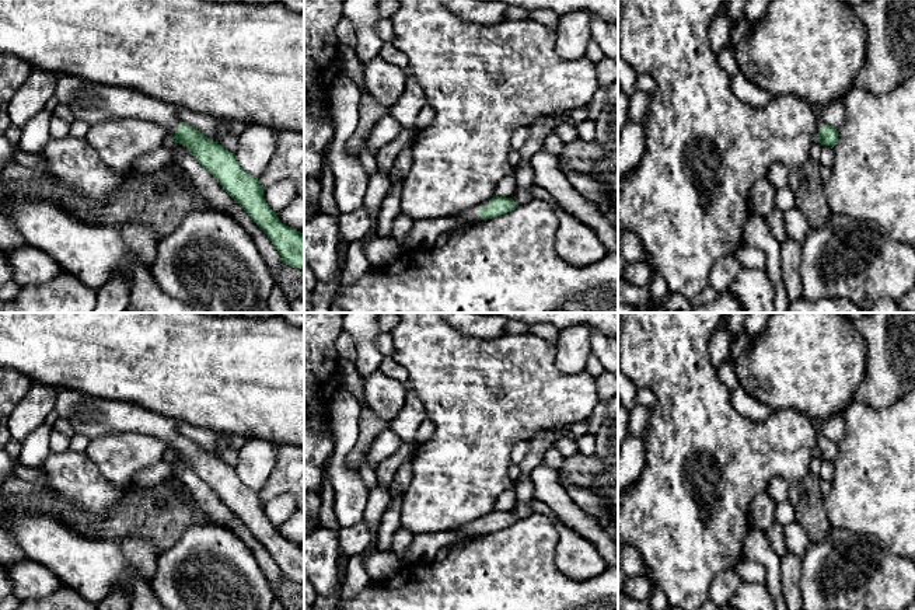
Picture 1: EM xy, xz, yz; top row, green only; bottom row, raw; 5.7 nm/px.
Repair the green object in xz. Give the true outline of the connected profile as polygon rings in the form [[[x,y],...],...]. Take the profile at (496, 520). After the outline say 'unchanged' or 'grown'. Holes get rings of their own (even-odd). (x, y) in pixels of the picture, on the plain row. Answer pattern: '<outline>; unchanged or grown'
[[[493,510],[489,515],[483,515],[475,520],[471,520],[458,529],[455,531],[460,531],[462,534],[488,534],[500,529],[504,529],[507,526],[511,526],[517,522],[518,519],[511,513],[511,512],[499,512]]]; grown

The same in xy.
[[[63,388],[56,390],[53,411],[70,422],[74,433],[90,440],[106,433],[136,432],[165,442],[172,449],[171,456],[186,460],[199,478],[261,541],[282,575],[304,583],[304,547],[282,537],[266,517],[258,492],[241,482],[234,467],[181,436],[177,432],[177,419],[137,404],[90,397]]]; grown

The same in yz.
[[[814,421],[814,425],[817,428],[817,440],[818,440],[818,456],[823,460],[831,460],[834,461],[838,456],[838,445],[834,440],[827,439],[821,432],[820,432],[820,426],[821,426],[823,421]]]; grown

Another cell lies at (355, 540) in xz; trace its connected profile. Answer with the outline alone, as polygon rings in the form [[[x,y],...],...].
[[[364,520],[352,527],[340,527],[338,531],[338,545],[348,557],[364,554],[370,543],[371,533]]]

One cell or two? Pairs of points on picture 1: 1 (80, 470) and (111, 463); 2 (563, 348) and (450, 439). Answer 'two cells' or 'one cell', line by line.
1: two cells
2: two cells

